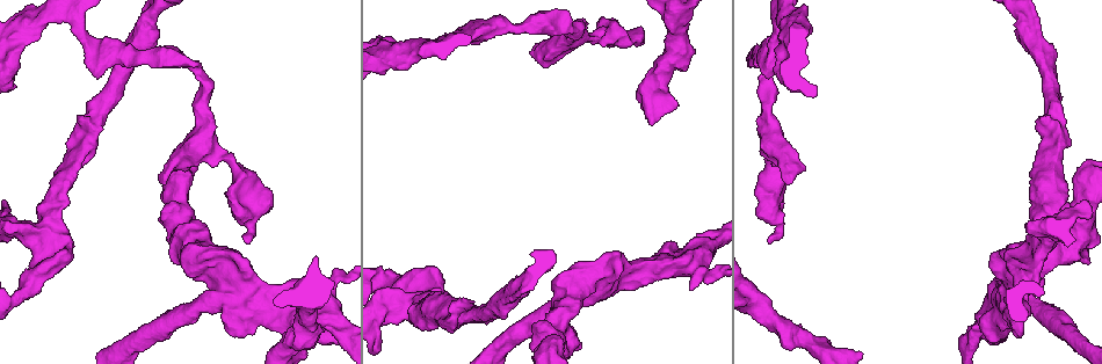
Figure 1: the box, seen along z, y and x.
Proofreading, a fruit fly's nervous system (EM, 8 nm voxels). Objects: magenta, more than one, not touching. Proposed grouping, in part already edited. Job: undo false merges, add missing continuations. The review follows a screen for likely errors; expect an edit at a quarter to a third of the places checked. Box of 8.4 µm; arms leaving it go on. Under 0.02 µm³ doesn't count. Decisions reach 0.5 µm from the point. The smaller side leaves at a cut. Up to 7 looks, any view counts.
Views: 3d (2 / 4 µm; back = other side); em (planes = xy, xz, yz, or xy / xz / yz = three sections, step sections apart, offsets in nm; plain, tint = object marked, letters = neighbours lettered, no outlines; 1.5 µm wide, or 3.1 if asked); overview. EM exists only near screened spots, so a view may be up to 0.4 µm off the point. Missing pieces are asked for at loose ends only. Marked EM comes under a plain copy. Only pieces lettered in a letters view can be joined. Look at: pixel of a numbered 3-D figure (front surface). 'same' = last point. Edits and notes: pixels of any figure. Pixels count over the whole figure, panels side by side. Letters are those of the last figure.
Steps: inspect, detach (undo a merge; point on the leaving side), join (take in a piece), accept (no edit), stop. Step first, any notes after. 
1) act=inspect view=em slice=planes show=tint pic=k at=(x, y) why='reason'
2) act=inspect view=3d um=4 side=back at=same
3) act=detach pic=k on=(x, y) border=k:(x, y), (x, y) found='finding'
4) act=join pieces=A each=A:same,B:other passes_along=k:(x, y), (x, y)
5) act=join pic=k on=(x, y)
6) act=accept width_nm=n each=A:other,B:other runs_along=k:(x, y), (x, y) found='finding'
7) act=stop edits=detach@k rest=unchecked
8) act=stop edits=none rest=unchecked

act=inspect view=3d um=4 pic=1 at=(166, 183) why='branch stops here'

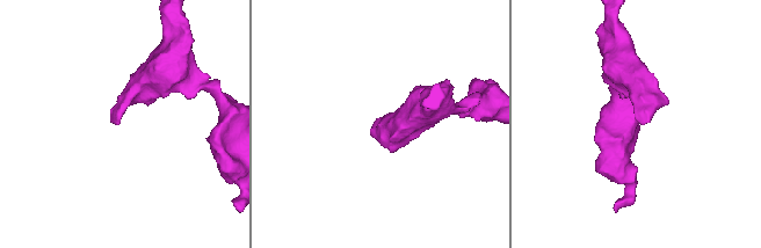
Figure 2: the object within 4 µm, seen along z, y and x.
act=inspect view=em slice=xz step=8 show=letters pic=2 at=(379, 125) why='shape alone is not enough'

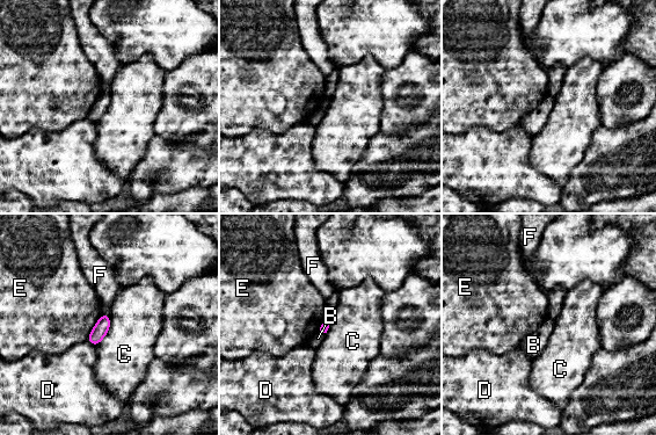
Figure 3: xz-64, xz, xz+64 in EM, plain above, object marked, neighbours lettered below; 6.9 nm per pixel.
act=accept each=B:other,C:other,D:other,E:other,F:other border=3:(101, 314), (86, 340) found='no lettered piece goes on from it'

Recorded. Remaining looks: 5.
act=inspect view=3d um=2 pic=1 at=(769, 244) why='branch stops here'

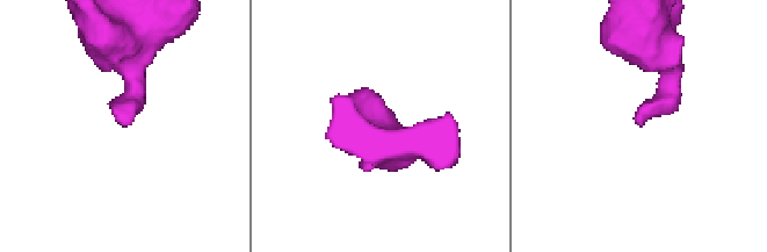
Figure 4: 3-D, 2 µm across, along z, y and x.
act=inspect view=em slice=yz step=4 show=letters pic=4 at=(119, 121)

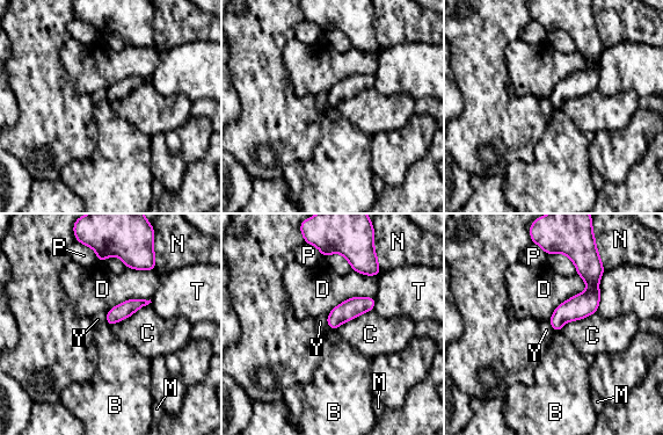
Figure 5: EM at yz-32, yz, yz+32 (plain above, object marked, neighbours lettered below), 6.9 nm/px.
act=accept longest_contact=D:400nm each=B:other,C:other,D:other,M:other,N:other,P:other,T:other,Y:other found='none of them fits'

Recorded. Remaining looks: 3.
act=inspect view=em slice=planes show=letters pic=1 at=(1038, 241) why='four-way junction'

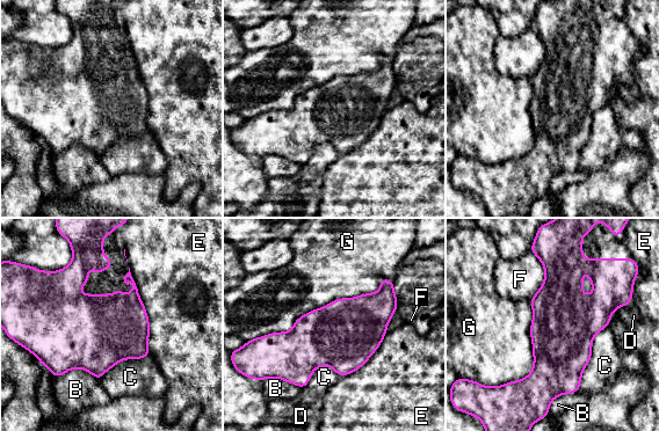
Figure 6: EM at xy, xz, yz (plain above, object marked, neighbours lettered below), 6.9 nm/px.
act=accept each=B:other,C:other,D:other,E:other,F:other,G:other border=6:(392, 279), (254, 338) found='continuous, no second neuron'

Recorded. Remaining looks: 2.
act=stop edits=none rest=unchecked

